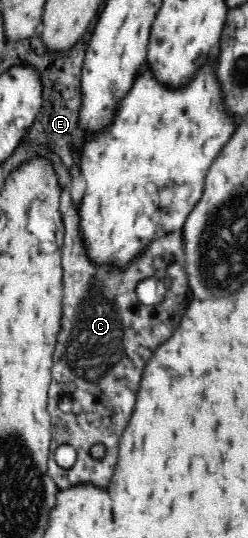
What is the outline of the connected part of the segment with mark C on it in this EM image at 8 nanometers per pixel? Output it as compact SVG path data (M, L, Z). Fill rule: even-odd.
M72 199L64 212L64 244L62 244L62 266L64 266L64 302L62 302L62 328L57 334L54 360L51 368L51 381L48 387L47 413L51 420L50 460L48 460L48 473L60 488L68 488L74 483L98 484L106 486L112 478L116 456L122 432L130 420L134 410L134 392L138 390L142 370L152 350L166 340L174 328L178 326L178 320L182 318L182 312L186 312L188 304L188 273L186 273L186 252L184 246L183 229L174 229L165 235L152 239L140 254L136 254L126 266L112 265L110 261L96 263L90 260L84 236L80 229L80 204ZM164 253L172 253L175 262L169 265L162 261ZM165 270L166 276L171 278L172 284L166 295L156 304L144 304L139 300L136 286L146 278L158 278L158 272ZM59 444L70 444L76 449L77 459L70 469L64 469L56 465L53 450ZM101 444L104 446L104 455L100 458L92 455L92 448Z

